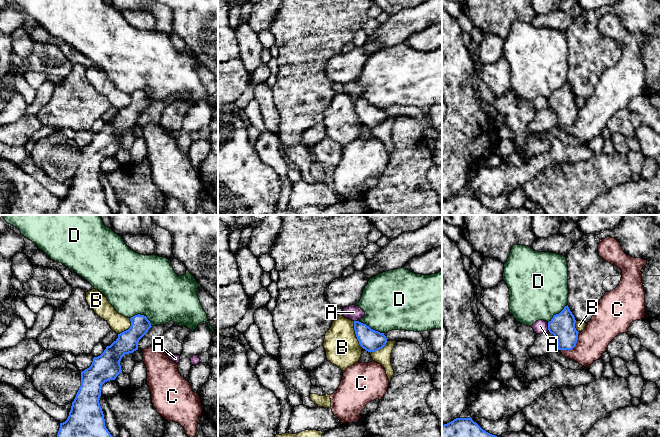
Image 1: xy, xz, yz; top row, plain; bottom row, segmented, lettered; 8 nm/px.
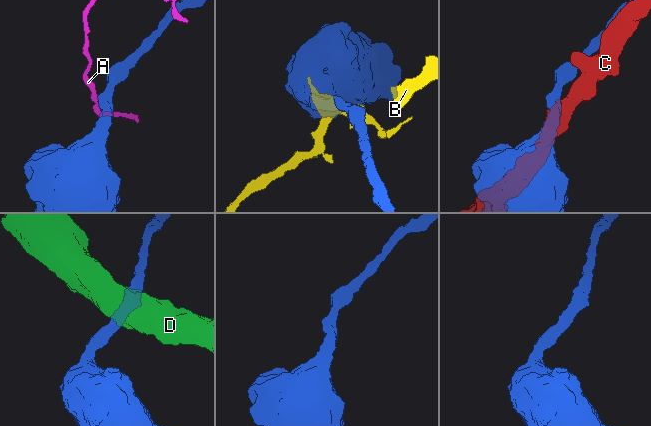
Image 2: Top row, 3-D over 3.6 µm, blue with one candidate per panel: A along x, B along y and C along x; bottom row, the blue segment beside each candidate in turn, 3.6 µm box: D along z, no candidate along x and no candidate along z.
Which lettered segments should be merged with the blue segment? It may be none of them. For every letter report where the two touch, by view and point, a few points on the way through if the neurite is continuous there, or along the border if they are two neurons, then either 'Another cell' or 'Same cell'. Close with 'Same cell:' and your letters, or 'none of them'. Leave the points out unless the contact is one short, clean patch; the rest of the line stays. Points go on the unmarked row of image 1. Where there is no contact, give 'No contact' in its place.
A: Touches blue at yz (548, 103). Boundary: yz (547, 98), (549, 107). Another cell
B: Touches blue at xz (356, 111). Another cell
C: Touches blue at yz (574, 122). Another cell
D: Touches blue at xz (369, 103). Another cell
Same cell: none of them

